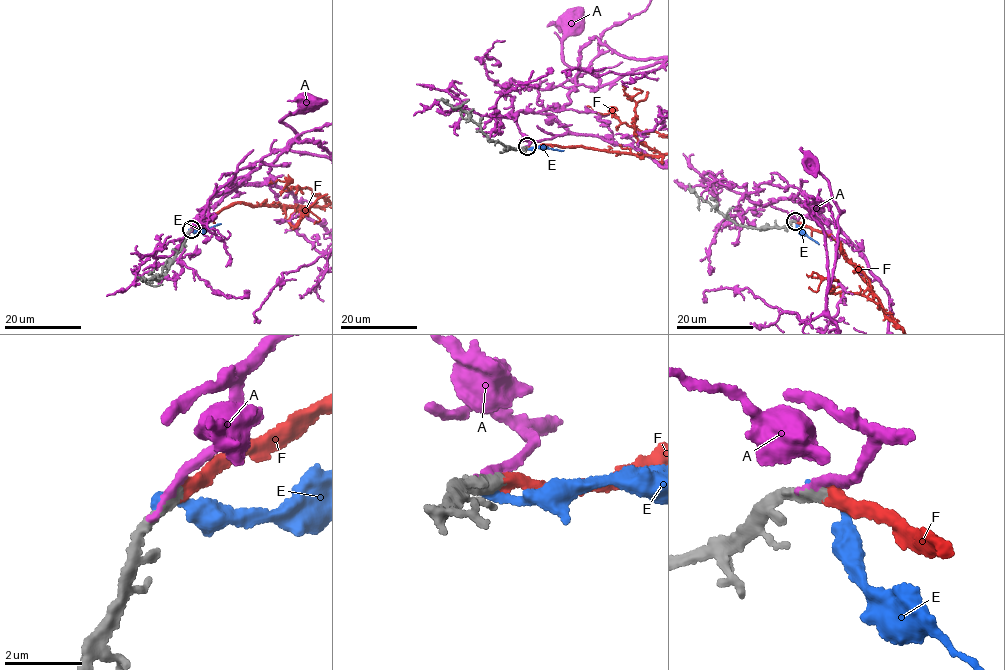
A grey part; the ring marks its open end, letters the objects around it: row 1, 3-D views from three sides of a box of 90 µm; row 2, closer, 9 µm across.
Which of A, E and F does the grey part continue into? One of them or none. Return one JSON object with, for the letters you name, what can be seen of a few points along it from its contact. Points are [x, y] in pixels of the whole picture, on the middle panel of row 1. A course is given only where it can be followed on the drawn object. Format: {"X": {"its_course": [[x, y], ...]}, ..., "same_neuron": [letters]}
{"same_neuron": ["F"]}

